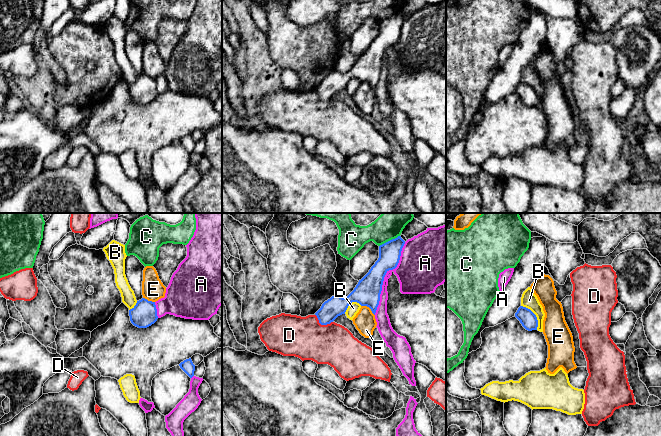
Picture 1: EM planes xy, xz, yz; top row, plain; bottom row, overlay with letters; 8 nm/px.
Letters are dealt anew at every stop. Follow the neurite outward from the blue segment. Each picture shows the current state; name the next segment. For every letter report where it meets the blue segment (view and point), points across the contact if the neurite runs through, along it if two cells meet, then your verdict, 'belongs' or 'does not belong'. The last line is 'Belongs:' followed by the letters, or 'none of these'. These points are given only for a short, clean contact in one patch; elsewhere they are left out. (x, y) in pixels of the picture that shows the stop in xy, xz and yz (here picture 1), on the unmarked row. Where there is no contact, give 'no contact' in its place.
A: contact xz (384, 52); does not belong
B: contact yz (535, 91); border yz (521, 81), (528, 84), (535, 91), (537, 105); does not belong
C: contact xz (390, 16); does not belong
D: contact xz (322, 100); does not belong
E: contact xz (369, 83); does not belong
Belongs: none of these

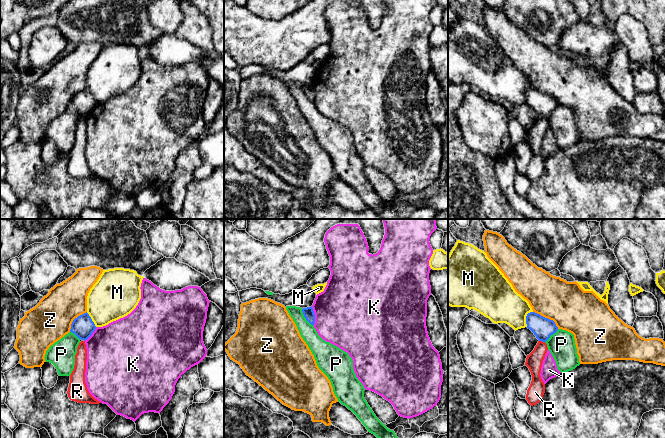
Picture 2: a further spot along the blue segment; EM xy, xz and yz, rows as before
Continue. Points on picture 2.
K: contact xz (314, 92); does not belong
M: contact yz (526, 94); does not belong
P: contact xz (305, 93); does not belong
R: contact yz (542, 117); border yz (539, 116), (544, 118); does not belong
Z: contact yz (547, 94); does not belong
Belongs: none of these

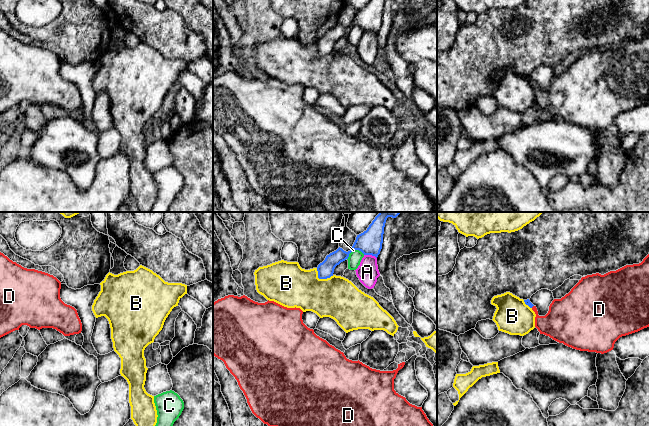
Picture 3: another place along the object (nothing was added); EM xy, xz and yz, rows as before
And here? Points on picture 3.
A: contact xz (370, 30); does not belong
B: contact xz (321, 54); does not belong
C: contact xz (354, 25); border xz (364, 30), (358, 26), (353, 26), (347, 35); does not belong
D: contact yz (532, 82); way yz (527, 78), (532, 82), (545, 99), (558, 99); belongs
Belongs: D

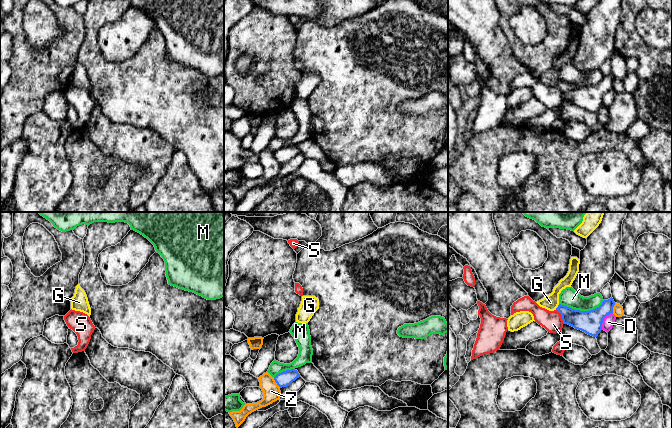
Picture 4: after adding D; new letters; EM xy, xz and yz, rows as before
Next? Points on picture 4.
D: contact yz (603, 95); does not belong
G: contact yz (557, 83); border yz (559, 80), (555, 85); does not belong
M: contact yz (581, 87); does not belong
S: contact yz (561, 91); does not belong
Z: contact xz (275, 157); does not belong
Belongs: none of these

